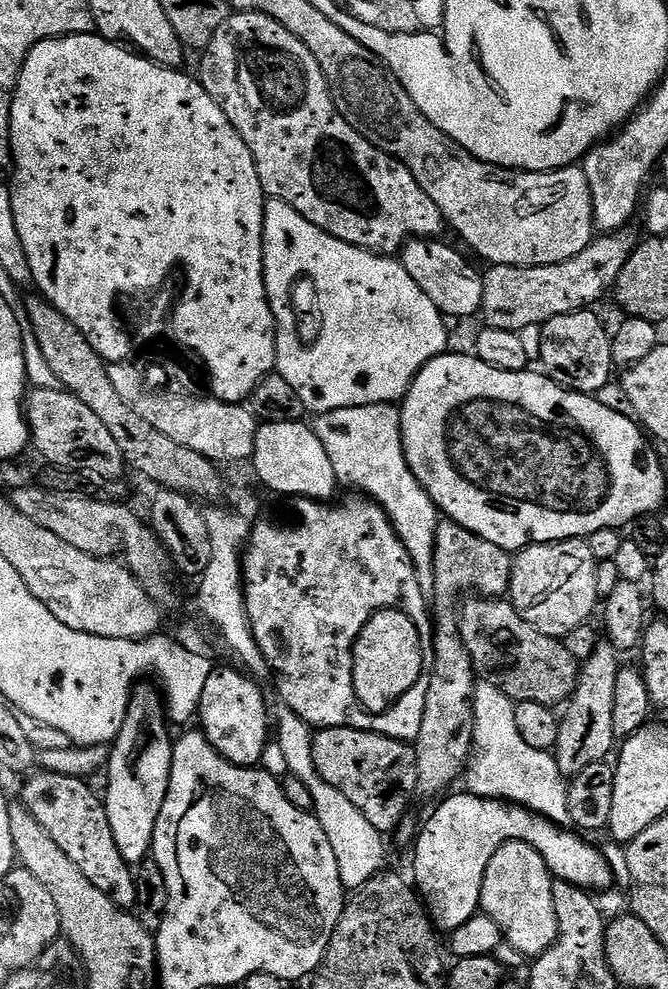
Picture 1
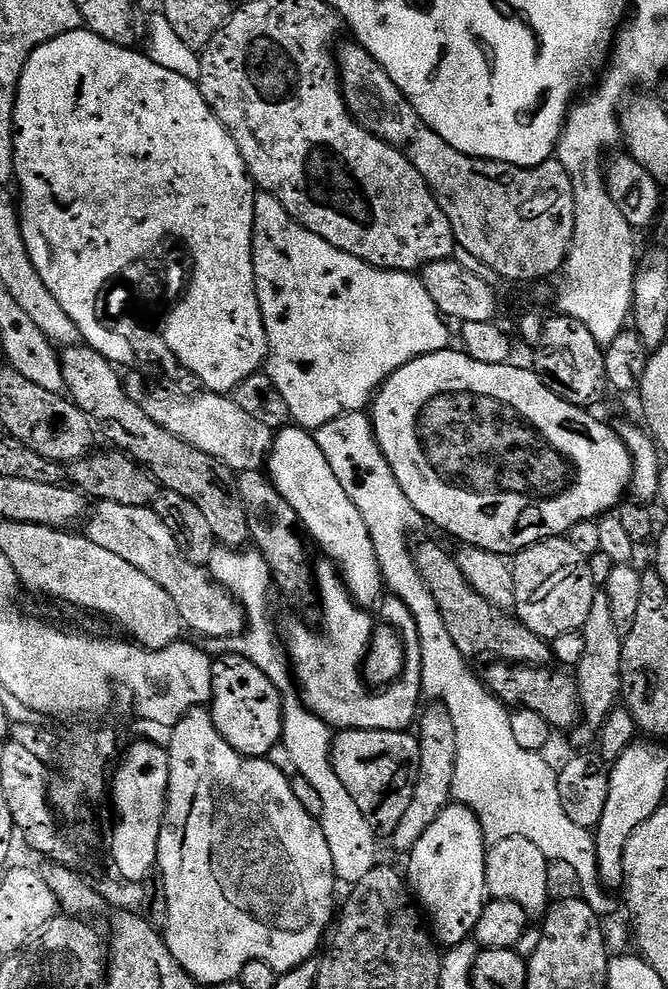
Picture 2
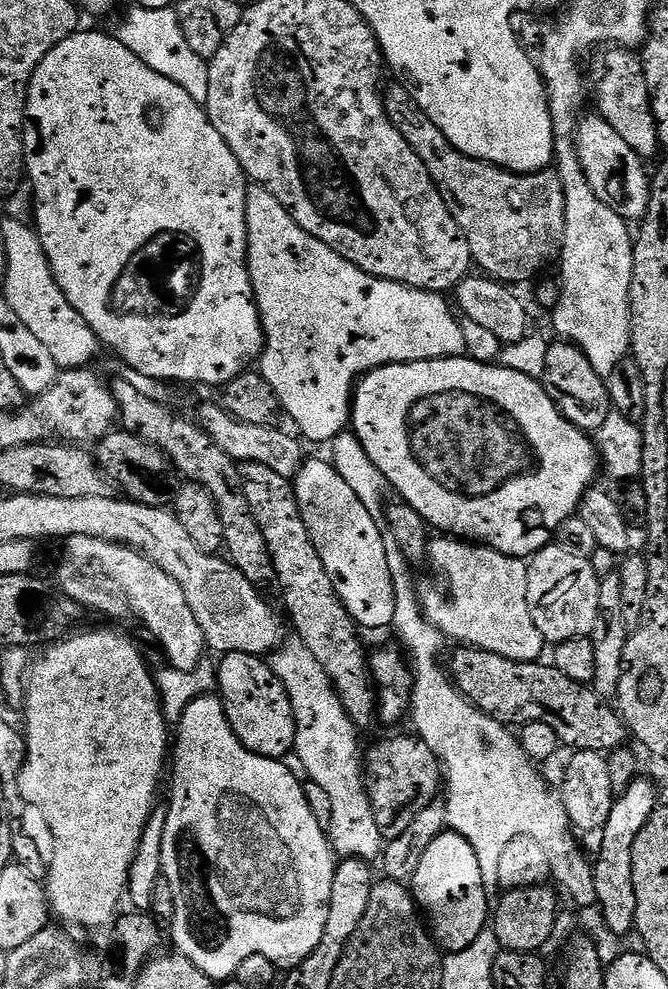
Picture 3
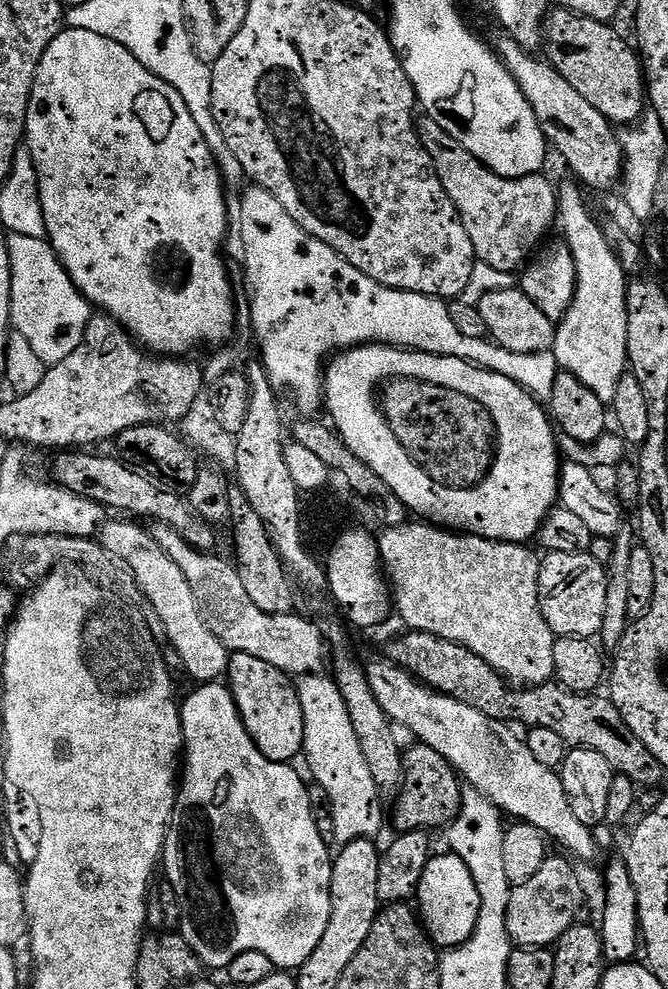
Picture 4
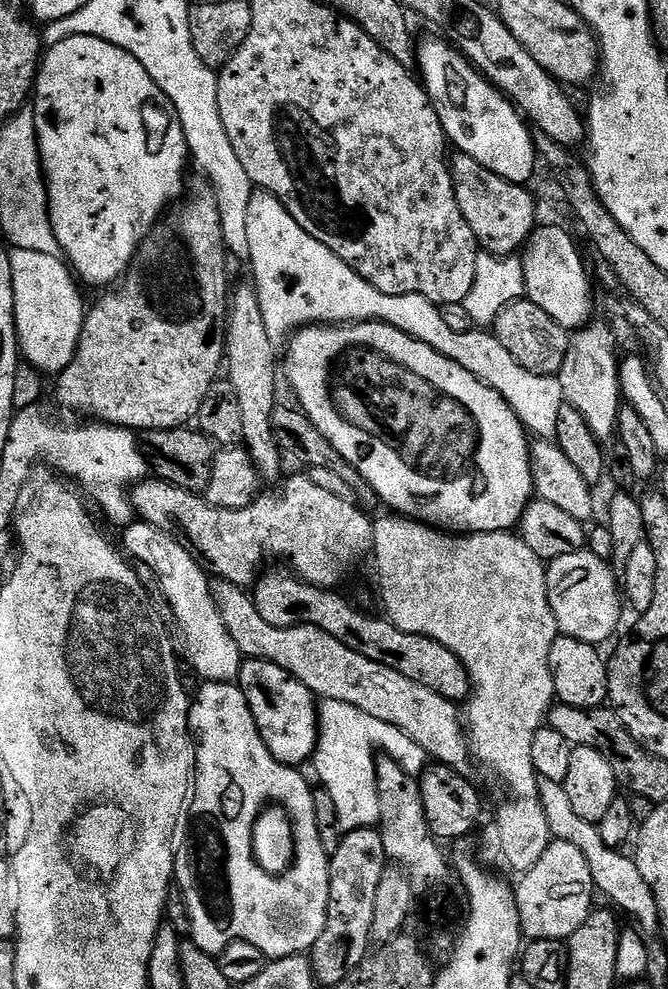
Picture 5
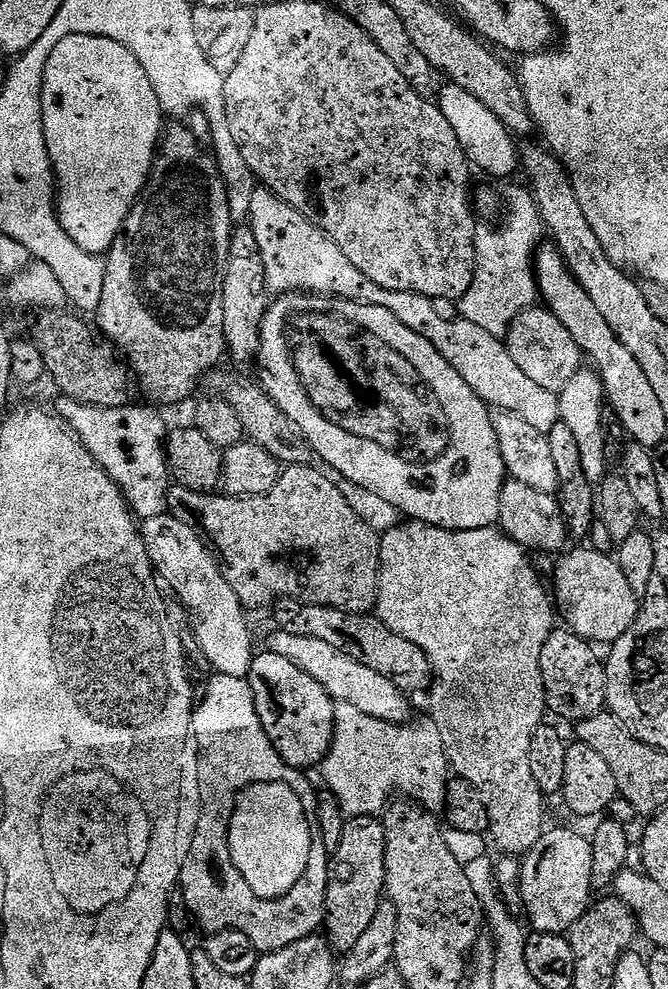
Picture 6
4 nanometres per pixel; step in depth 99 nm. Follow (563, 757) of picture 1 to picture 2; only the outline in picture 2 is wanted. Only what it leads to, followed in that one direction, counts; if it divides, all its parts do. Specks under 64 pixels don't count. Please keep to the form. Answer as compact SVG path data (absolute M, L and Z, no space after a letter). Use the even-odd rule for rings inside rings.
M597 594L594 606L590 610L588 620L582 629L586 638L586 654L580 665L575 669L574 679L580 689L580 706L582 709L582 722L577 724L571 733L576 744L588 744L597 739L598 733L603 729L610 716L616 699L622 696L622 673L624 670L624 640L622 629L614 622L612 606L607 595Z

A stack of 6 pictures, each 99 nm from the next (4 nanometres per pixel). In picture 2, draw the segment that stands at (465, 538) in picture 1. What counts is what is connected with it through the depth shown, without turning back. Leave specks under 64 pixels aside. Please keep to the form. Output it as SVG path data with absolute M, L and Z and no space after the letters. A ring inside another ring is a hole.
M432 706L428 713L425 711L418 720L418 739L420 742L420 777L414 790L414 798L410 802L410 810L406 810L406 818L398 822L392 832L390 843L403 854L411 853L413 846L430 830L434 818L438 818L441 810L448 807L452 800L454 786L454 770L458 754L458 734L452 721L452 715L443 707Z

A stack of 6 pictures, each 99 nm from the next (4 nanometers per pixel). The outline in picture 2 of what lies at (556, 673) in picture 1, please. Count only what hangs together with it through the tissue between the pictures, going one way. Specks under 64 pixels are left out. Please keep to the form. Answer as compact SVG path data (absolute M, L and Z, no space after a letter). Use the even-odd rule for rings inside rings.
M428 540L425 544L415 545L414 555L430 594L434 594L434 602L438 602L442 622L446 622L446 630L450 630L454 646L458 646L465 658L492 656L488 658L496 662L529 666L548 666L553 663L549 641L534 634L534 630L527 628L511 611L503 612L498 605L491 604L480 593L483 591L469 580L469 573L456 565L455 558L446 549Z

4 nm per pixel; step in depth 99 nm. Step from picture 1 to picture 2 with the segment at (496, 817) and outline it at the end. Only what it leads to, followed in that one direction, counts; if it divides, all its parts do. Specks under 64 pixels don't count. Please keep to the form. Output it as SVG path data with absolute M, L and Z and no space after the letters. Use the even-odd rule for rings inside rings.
M452 802L434 818L430 830L418 838L407 857L406 876L411 891L430 921L437 945L445 949L465 943L476 931L478 915L475 911L464 912L464 899L483 893L488 887L485 855L486 837L480 819L464 804Z

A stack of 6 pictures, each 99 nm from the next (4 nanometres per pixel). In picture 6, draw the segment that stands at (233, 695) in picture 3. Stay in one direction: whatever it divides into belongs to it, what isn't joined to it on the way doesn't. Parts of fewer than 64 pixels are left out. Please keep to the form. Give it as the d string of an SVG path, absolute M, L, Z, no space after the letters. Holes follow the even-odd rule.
M267 650L261 652L261 656L260 653L253 655L252 665L246 679L254 694L254 706L258 710L262 730L266 730L266 738L270 738L282 762L286 762L291 768L309 770L308 768L314 767L315 764L316 767L323 765L334 738L334 726L336 725L334 714L337 701L333 700L332 695L324 690L310 674L306 674L306 670L290 662L290 658L282 658L282 654L274 654Z

